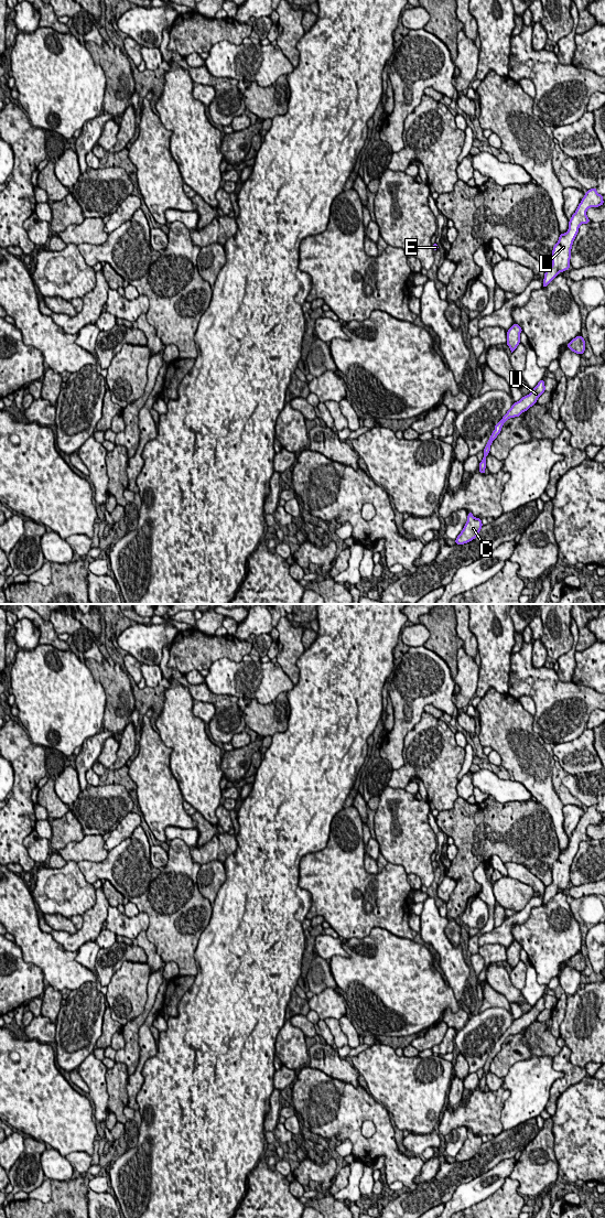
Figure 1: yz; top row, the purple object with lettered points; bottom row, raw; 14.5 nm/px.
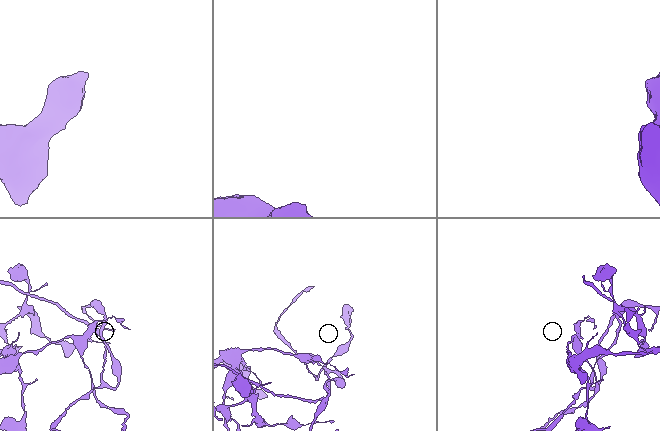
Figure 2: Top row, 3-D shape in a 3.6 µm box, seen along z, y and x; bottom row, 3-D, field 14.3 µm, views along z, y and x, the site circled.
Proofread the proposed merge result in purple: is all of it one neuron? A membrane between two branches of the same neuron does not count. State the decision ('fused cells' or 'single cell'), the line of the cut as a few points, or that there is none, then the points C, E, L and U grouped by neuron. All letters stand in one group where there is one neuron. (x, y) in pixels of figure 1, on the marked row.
single cell; cut none; groups C E L U

